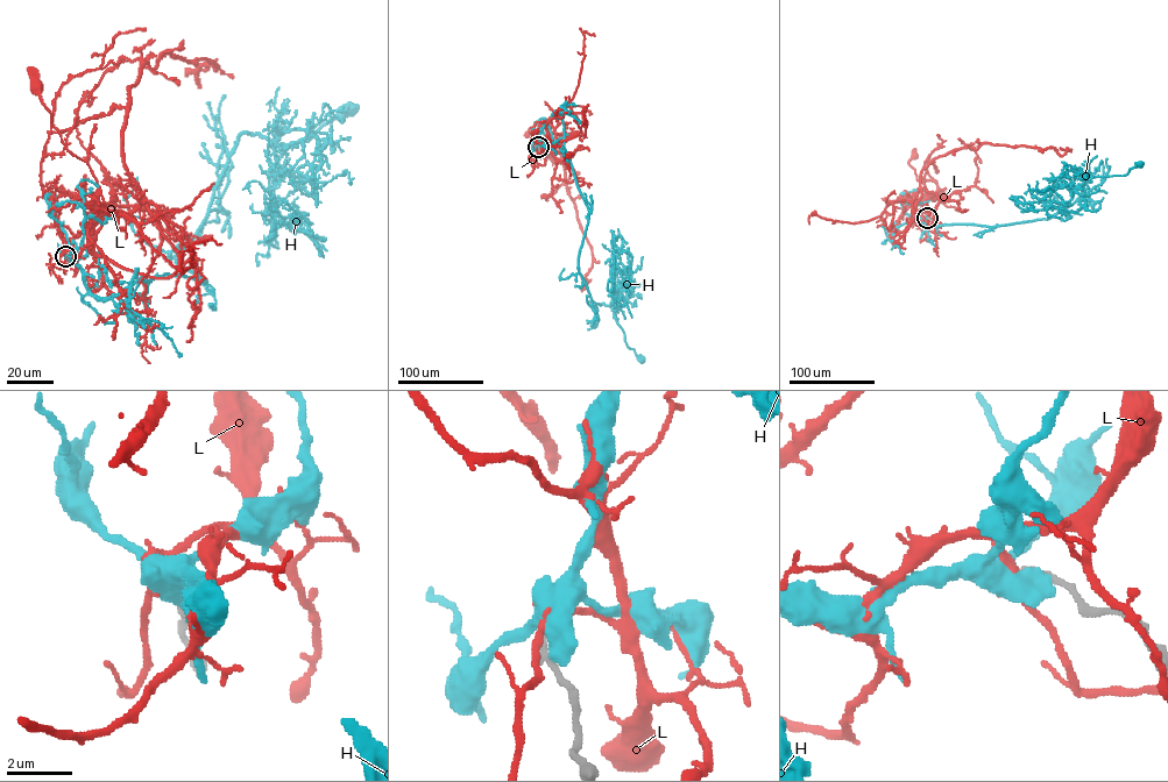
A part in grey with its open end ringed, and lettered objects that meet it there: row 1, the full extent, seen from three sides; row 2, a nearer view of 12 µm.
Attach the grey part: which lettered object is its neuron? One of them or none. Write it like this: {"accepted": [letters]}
{"accepted": []}

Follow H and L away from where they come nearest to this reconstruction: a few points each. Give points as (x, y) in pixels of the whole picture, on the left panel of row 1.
H: (65, 257), (100, 298), (163, 275), (205, 281), (177, 253), (238, 139), (308, 141), (348, 109)
L: (65, 256), (72, 253), (71, 240), (91, 220), (97, 208), (98, 183), (90, 165), (68, 149), (35, 87)

